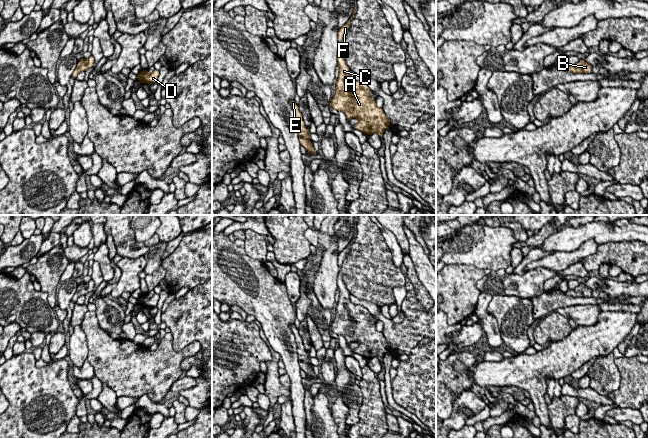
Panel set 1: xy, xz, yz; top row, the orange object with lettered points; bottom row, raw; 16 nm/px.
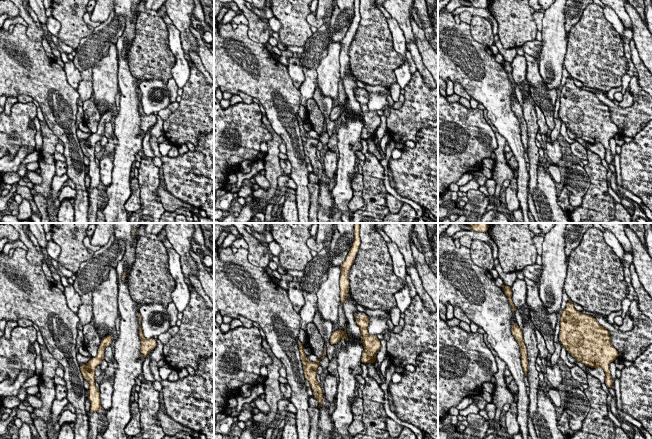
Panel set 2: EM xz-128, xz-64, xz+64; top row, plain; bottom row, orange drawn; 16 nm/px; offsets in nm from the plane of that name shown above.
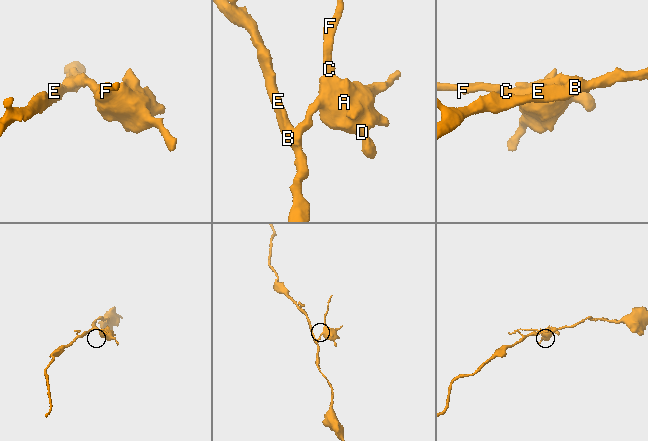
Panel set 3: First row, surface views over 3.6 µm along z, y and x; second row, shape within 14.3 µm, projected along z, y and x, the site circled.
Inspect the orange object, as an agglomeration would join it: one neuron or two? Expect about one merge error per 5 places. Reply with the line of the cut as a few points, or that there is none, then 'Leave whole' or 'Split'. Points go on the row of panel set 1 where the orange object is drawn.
No split. Leave whole

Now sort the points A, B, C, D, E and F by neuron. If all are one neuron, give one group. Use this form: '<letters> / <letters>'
A B C D E F

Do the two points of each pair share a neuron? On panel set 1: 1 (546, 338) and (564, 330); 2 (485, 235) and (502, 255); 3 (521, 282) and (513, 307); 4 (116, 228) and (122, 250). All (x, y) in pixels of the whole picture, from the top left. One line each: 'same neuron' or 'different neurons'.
1: same neuron
2: same neuron
3: different neurons
4: same neuron

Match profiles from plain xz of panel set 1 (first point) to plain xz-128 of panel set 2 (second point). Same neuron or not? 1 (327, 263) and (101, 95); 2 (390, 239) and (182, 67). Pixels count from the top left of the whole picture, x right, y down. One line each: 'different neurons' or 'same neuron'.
1: same neuron
2: same neuron

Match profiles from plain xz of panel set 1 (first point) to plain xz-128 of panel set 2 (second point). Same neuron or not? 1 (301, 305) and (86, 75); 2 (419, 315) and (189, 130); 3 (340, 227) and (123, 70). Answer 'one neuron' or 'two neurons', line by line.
1: one neuron
2: one neuron
3: two neurons

